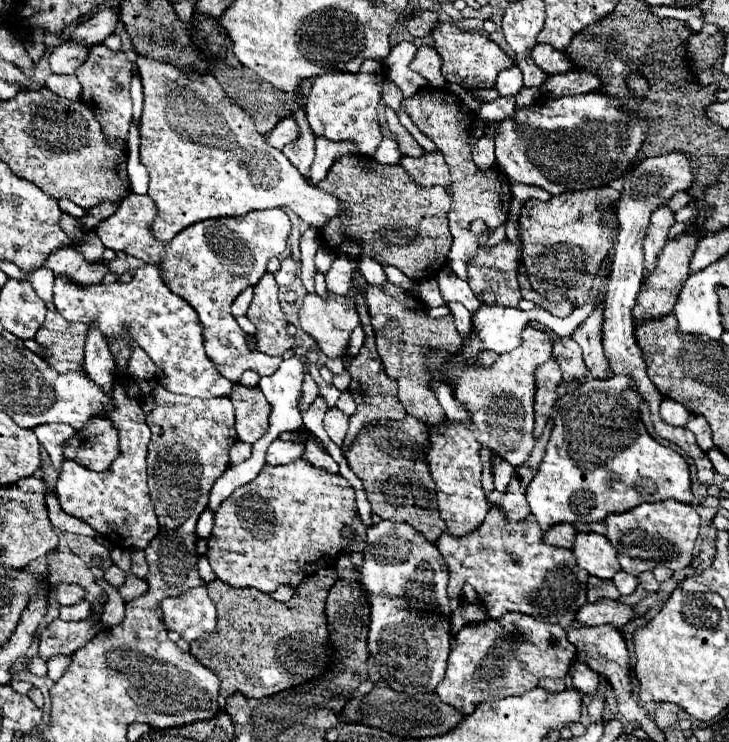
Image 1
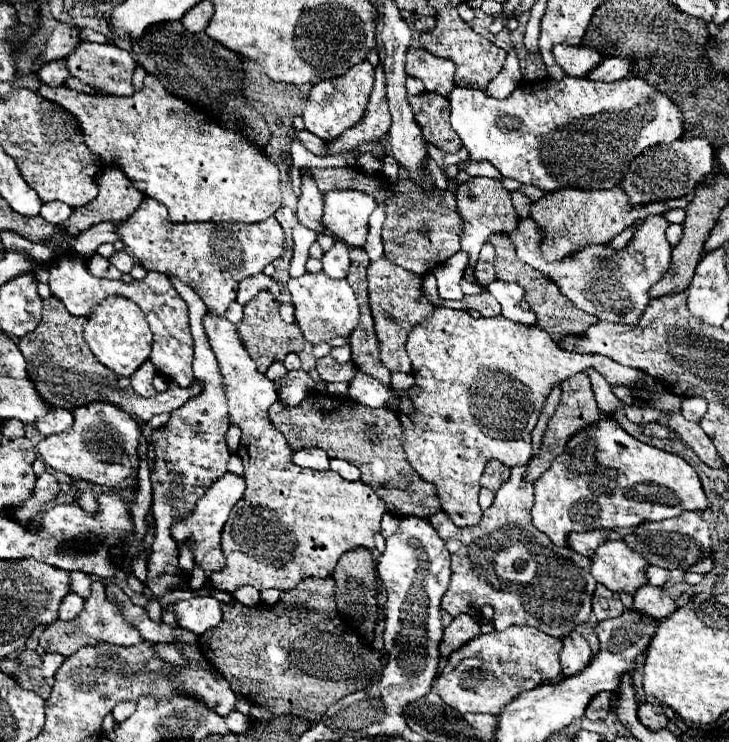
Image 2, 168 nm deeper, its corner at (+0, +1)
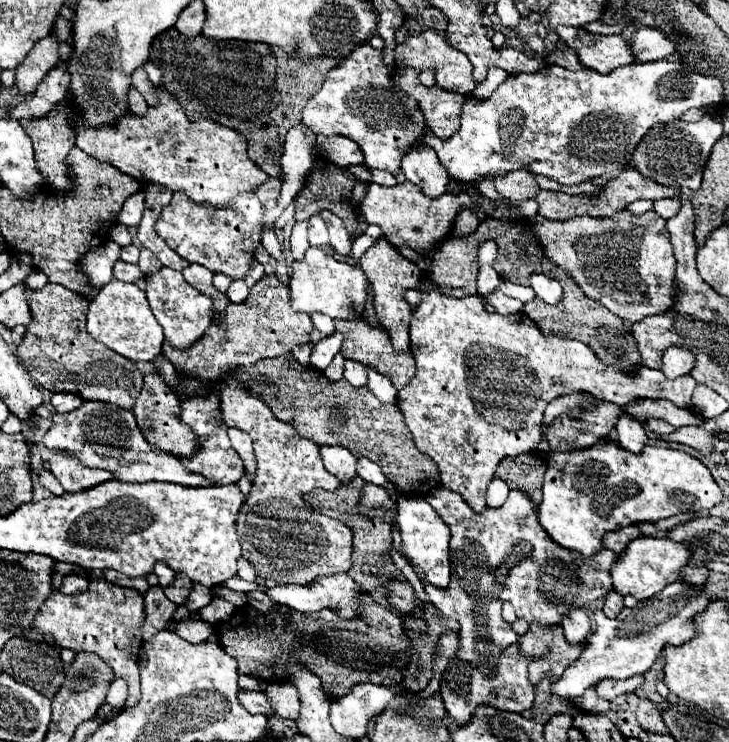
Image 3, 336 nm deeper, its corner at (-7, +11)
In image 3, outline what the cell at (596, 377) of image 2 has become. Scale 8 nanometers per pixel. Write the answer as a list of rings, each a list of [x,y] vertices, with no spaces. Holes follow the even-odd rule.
[[[621,409],[621,413],[619,413],[615,433],[617,433],[619,445],[625,445],[625,449],[629,449],[633,453],[641,451],[641,445],[647,443],[643,425],[639,421],[635,421],[629,413],[625,413],[625,409]]]

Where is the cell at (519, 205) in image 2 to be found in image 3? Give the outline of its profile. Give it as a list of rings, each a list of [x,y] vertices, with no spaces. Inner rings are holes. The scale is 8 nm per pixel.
[[[511,171],[499,179],[495,179],[495,189],[499,195],[511,199],[511,201],[527,201],[535,199],[541,191],[535,175],[529,171]]]

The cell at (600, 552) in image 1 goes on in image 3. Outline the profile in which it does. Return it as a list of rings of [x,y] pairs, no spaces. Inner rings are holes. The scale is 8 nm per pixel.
[[[637,537],[625,547],[625,551],[611,567],[613,589],[621,595],[633,595],[639,601],[649,599],[659,593],[667,583],[673,583],[681,577],[681,567],[687,565],[689,557],[691,553],[685,545],[675,543],[667,537]]]

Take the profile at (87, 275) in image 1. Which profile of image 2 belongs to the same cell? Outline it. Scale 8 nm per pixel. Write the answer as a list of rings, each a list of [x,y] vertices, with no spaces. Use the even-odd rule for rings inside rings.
[[[98,253],[88,259],[88,269],[94,277],[104,277],[104,279],[122,279],[122,271],[118,271],[108,259],[100,257]]]

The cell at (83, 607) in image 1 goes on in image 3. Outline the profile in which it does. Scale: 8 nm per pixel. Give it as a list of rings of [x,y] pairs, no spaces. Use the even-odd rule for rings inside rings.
[[[81,567],[75,569],[75,573],[71,573],[69,577],[65,577],[65,581],[61,583],[61,593],[63,595],[81,595],[87,591],[87,585],[89,585],[89,579],[85,575],[85,571]]]

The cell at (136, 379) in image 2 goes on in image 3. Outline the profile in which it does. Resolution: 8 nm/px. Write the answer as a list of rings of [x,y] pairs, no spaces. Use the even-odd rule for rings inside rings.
[[[157,371],[145,373],[143,379],[143,389],[135,401],[133,407],[137,425],[141,425],[141,431],[145,433],[145,437],[149,437],[149,441],[153,441],[153,445],[157,445],[157,449],[173,453],[173,455],[193,455],[197,449],[197,439],[193,437],[193,431],[181,423],[179,413],[181,413],[181,403],[179,403],[179,395],[173,393],[165,381],[159,377]]]

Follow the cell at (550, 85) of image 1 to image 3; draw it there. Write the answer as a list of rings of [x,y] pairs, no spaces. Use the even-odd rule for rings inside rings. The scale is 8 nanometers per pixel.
[[[641,27],[631,41],[631,51],[635,61],[647,63],[647,61],[661,61],[667,59],[675,47],[673,43],[657,29],[651,27]]]

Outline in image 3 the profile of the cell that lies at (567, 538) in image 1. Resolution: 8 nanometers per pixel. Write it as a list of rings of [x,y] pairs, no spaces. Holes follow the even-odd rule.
[[[621,527],[621,529],[615,529],[615,531],[607,531],[603,537],[601,537],[601,545],[605,549],[611,549],[613,553],[621,553],[621,549],[625,549],[625,545],[629,541],[633,541],[633,537],[639,537],[641,531],[639,527]]]

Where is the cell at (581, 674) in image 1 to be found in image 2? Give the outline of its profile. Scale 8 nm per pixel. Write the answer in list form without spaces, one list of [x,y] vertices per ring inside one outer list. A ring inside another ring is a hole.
[[[572,631],[572,635],[562,637],[560,665],[562,665],[564,675],[574,675],[582,667],[586,667],[590,659],[592,659],[592,649],[580,633]]]

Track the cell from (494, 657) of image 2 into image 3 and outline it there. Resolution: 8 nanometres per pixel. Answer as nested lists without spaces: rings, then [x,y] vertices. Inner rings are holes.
[[[517,643],[501,649],[499,665],[497,665],[497,675],[487,675],[469,665],[467,661],[453,661],[443,673],[441,679],[441,697],[445,703],[447,713],[459,723],[465,725],[471,713],[475,711],[477,705],[493,705],[503,711],[517,711],[523,713],[525,709],[531,709],[533,705],[533,685],[529,681],[529,665],[533,663],[533,657],[521,655],[521,649]]]

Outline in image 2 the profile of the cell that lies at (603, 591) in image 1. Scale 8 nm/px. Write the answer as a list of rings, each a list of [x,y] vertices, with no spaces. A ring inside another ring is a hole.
[[[598,585],[596,587],[596,593],[592,597],[592,609],[594,609],[596,619],[602,621],[602,619],[618,617],[624,611],[624,605],[622,605],[618,593],[606,589],[604,585]]]

